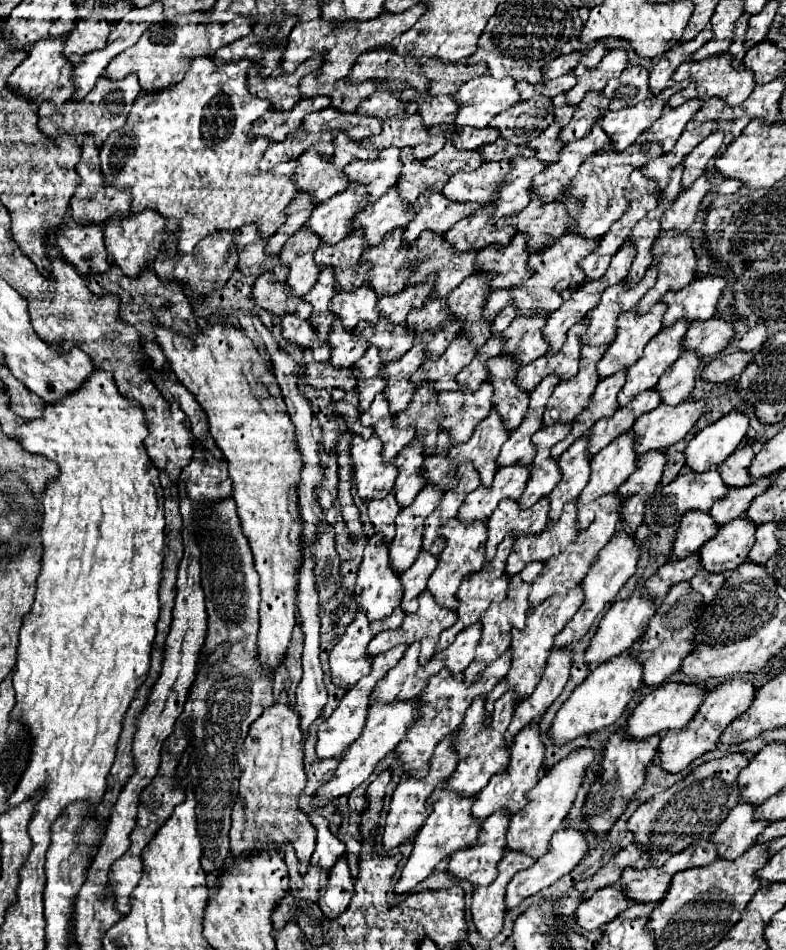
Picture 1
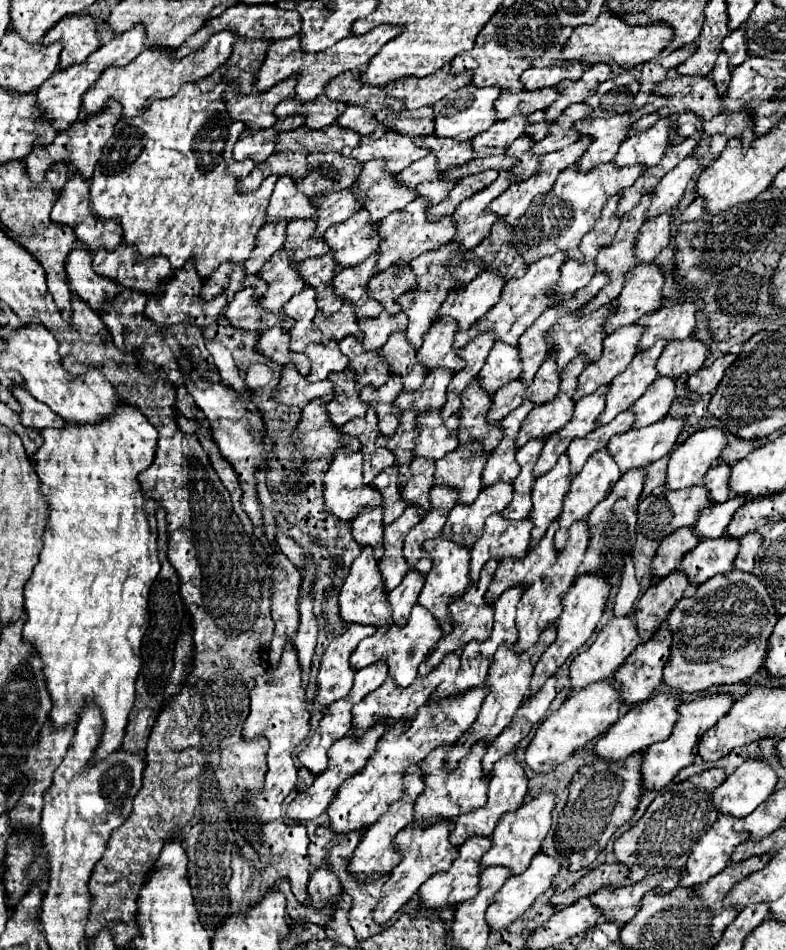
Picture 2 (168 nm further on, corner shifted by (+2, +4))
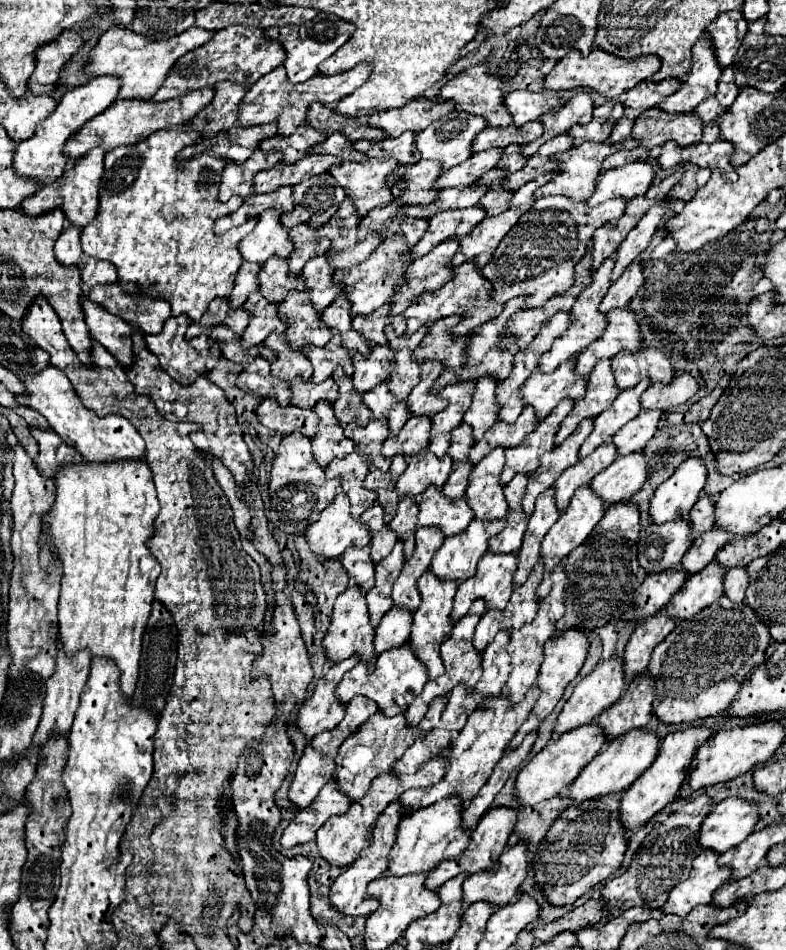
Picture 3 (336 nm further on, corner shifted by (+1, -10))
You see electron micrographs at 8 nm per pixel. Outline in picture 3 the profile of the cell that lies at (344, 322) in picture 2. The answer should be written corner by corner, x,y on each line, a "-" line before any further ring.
337,333
331,337
331,341
323,349
305,347
303,351
307,351
307,357
313,363
313,377
311,377
313,383
325,381
337,365
341,365
345,369
345,375
353,373
353,363
351,363
349,351
341,349
341,339

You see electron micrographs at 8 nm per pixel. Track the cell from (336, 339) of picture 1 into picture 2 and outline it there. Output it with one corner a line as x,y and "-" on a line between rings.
330,339
328,343
308,345
306,355
312,361
312,371
308,375
310,381
322,381
332,371
344,371
348,367
348,357
338,349
338,343

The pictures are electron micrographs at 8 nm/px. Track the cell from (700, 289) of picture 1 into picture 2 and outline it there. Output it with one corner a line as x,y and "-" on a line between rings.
674,301
658,311
640,317
640,325
646,327
642,339
640,339
640,349
652,347
658,339
686,339
694,333
696,329
696,315
698,315
698,305
694,301

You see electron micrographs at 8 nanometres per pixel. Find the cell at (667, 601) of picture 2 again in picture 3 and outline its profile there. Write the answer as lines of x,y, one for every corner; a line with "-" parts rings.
665,611
657,613
655,617
643,619
629,643
625,645
625,665
623,665
623,673
625,673
625,681
631,683
637,675
641,675
651,659
651,653
655,649
655,645
659,645
671,631
675,629
675,619
671,619

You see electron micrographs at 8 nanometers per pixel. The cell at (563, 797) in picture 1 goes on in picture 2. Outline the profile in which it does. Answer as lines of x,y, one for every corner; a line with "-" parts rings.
540,793
538,797
520,805
520,809
516,809
512,813
504,813
504,817
498,821
498,825
492,833
492,847
480,861
482,867
506,865
508,869
512,869
514,875
524,873
524,869
528,869
532,857
540,851
542,841
552,827
552,809
554,807
556,807
556,795
554,793

